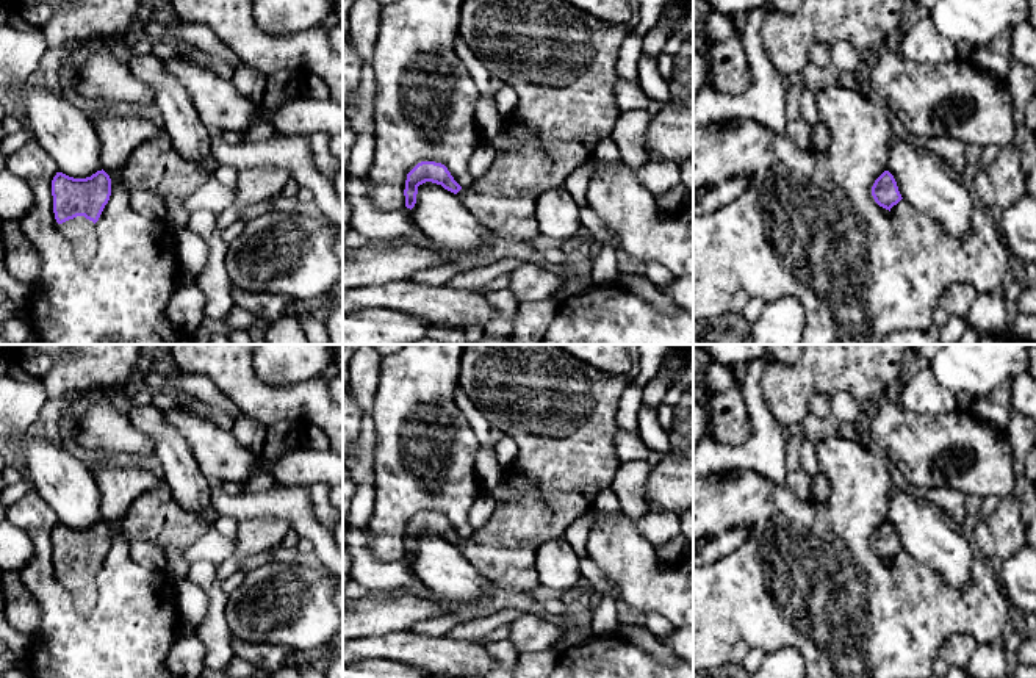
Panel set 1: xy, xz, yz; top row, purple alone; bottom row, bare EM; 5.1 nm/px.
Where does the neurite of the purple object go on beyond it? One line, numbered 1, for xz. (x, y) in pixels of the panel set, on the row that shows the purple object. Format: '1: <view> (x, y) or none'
1: xz (562, 63)

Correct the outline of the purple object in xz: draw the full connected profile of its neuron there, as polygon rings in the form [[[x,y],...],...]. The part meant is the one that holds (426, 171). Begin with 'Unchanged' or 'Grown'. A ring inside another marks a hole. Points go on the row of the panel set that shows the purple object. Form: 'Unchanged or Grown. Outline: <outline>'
Grown. Outline: [[[463,0],[459,34],[490,75],[499,77],[518,96],[507,124],[518,153],[496,153],[488,172],[466,188],[454,180],[444,164],[421,161],[407,174],[405,207],[412,210],[416,204],[418,186],[432,182],[454,193],[493,236],[509,241],[532,241],[538,236],[537,199],[549,189],[565,186],[567,177],[584,161],[592,160],[595,149],[613,132],[620,116],[615,102],[617,61],[620,47],[631,33],[632,30],[626,25],[599,20],[563,0]]]

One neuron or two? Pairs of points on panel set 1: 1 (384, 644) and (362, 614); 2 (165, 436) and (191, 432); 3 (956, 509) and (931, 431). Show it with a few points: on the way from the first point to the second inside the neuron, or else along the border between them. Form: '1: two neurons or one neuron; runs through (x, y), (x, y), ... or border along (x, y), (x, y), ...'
1: two neurons; border along (410, 628), (359, 638)
2: two neurons; border along (163, 412), (163, 417), (187, 443), (197, 467)
3: two neurons; border along (919, 495), (933, 487), (952, 487), (964, 495)

